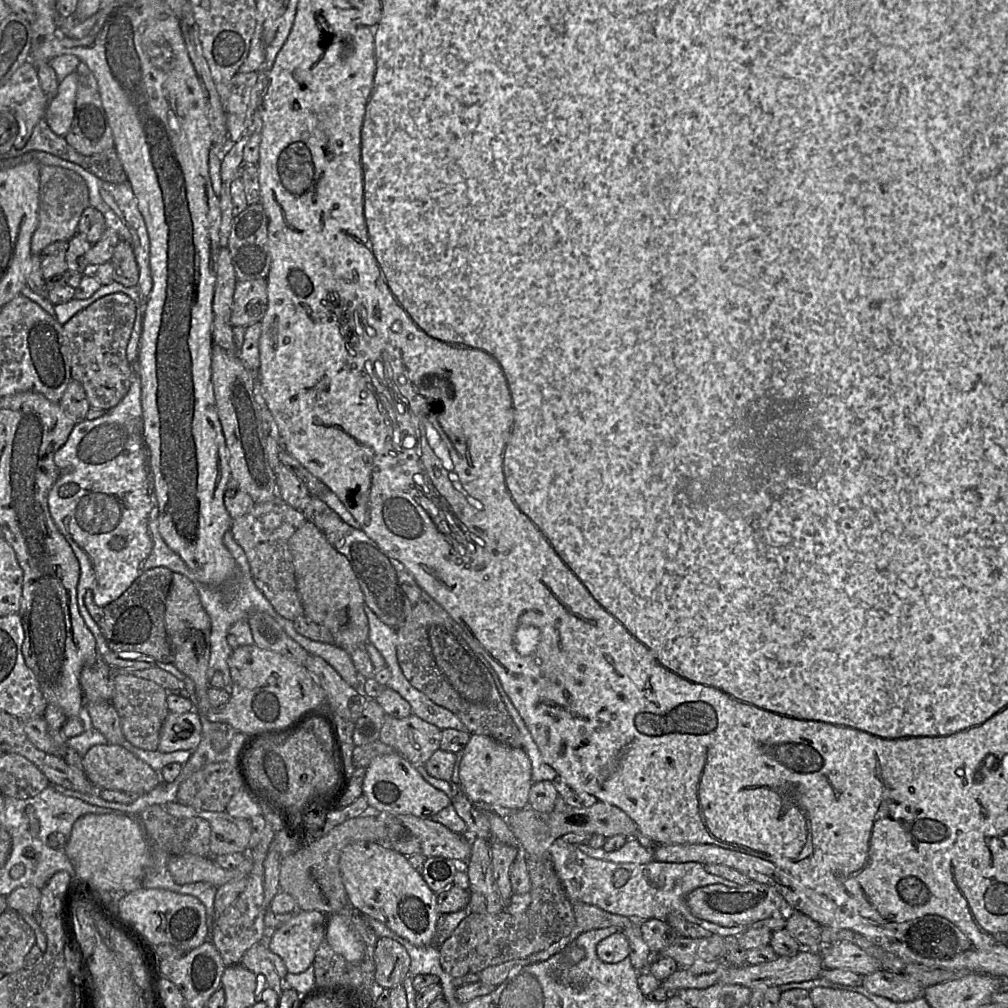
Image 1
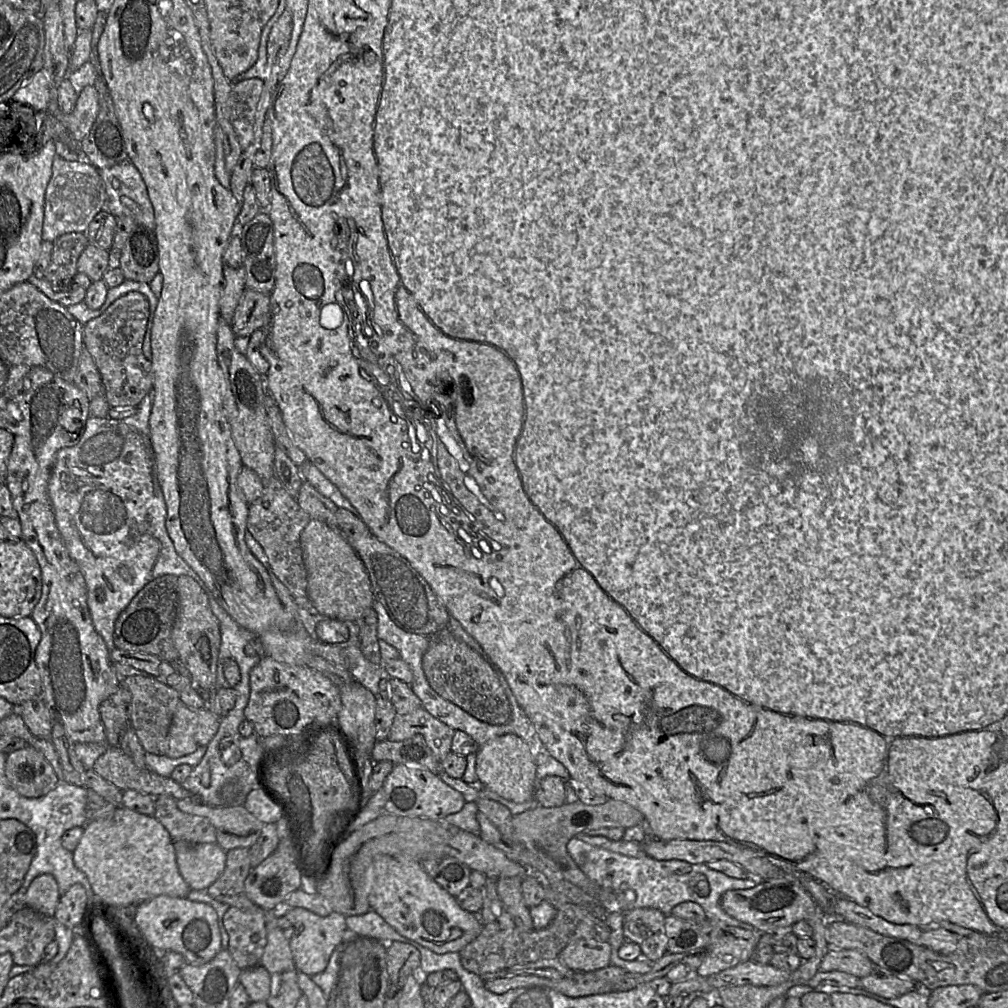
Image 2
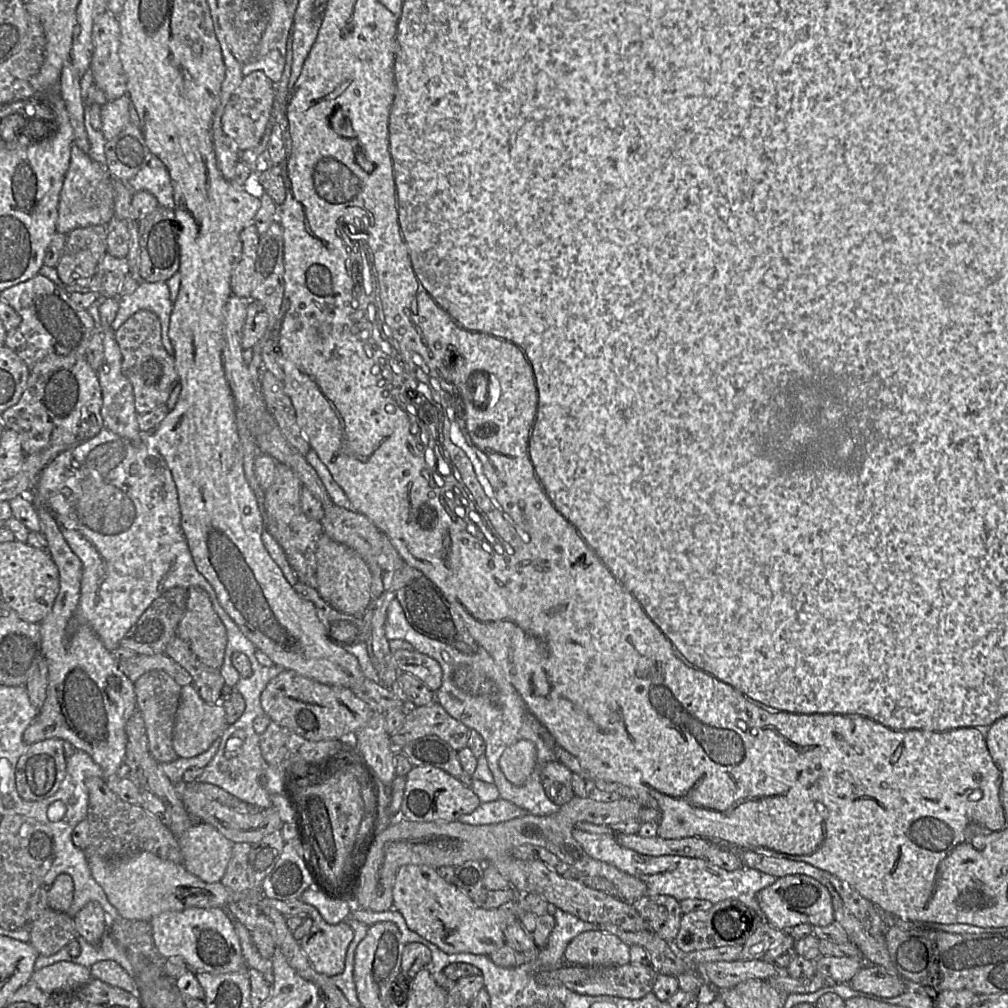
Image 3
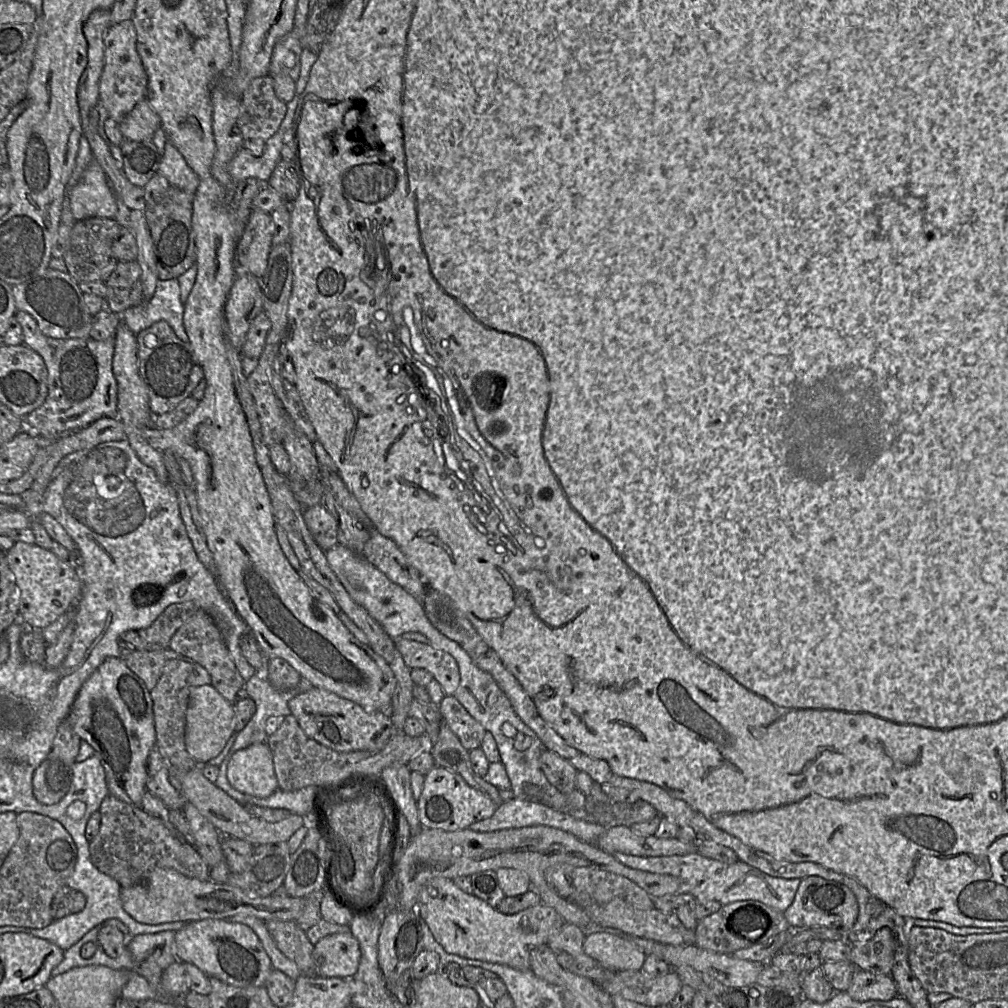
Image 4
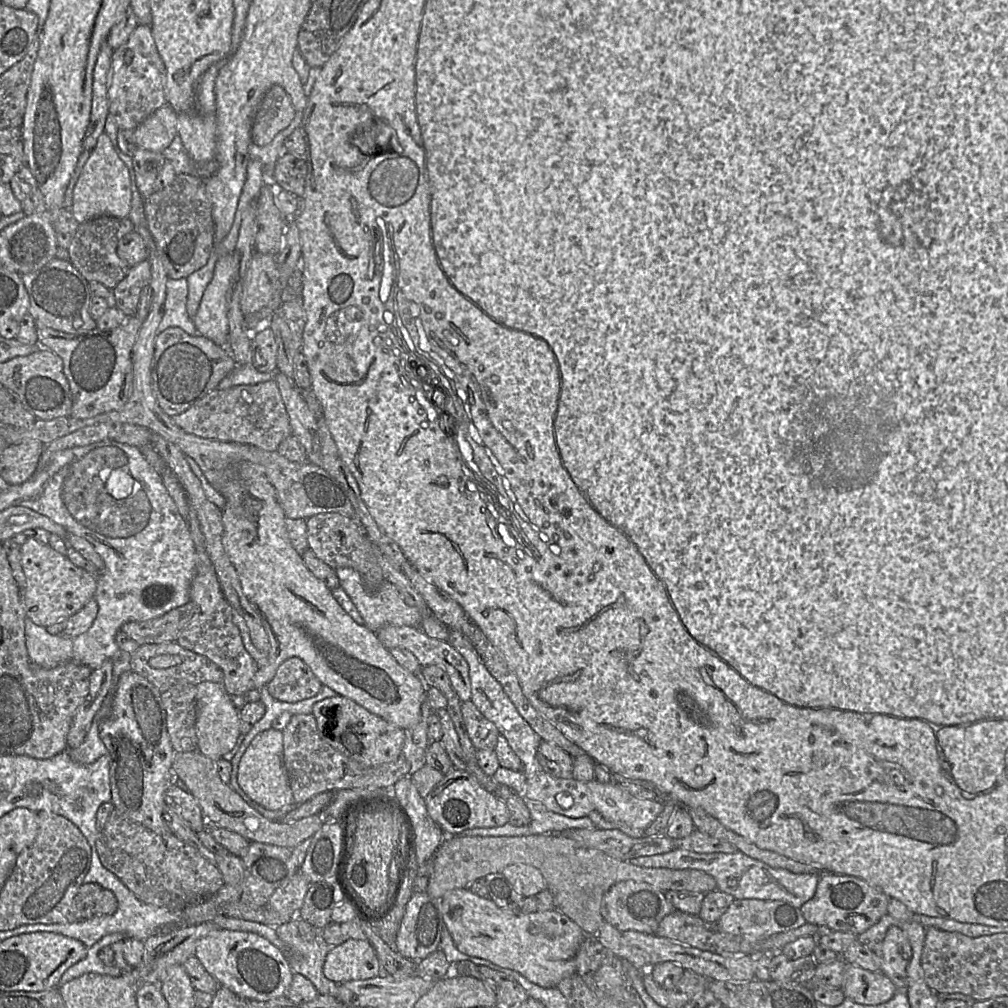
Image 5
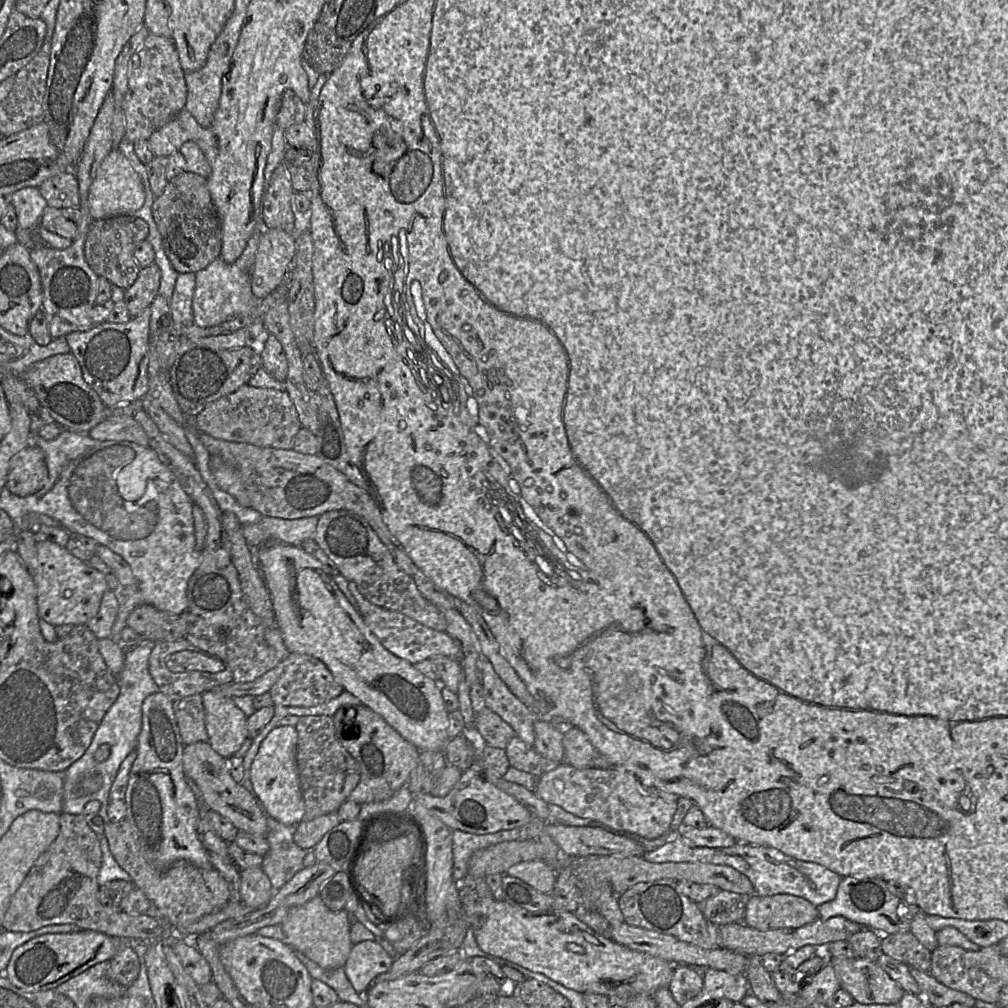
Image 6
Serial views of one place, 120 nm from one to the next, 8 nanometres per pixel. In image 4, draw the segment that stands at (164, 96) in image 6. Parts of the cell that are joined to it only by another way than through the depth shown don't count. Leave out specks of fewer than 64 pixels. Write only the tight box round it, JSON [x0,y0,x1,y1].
[99,20,148,123]

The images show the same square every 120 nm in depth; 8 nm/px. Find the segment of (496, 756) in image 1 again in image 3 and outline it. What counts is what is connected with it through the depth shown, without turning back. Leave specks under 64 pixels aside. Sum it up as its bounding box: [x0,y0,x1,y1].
[499,740,536,785]

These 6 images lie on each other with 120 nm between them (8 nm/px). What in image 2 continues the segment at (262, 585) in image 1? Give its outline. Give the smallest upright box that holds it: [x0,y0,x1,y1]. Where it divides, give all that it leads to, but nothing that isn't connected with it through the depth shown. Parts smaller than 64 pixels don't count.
[247,476,310,602]

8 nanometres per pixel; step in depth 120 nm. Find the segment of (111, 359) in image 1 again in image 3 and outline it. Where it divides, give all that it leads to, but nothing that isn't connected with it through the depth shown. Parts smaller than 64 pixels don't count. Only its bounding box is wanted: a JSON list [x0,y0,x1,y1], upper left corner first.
[114,310,179,414]

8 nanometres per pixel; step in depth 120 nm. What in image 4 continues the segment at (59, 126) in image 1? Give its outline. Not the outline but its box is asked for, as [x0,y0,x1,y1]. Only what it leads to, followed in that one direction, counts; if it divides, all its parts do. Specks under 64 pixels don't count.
[118,100,161,141]

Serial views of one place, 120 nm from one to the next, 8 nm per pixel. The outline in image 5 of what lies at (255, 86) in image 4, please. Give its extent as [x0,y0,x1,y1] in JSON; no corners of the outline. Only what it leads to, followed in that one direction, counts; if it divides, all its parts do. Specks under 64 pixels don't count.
[252,85,295,147]

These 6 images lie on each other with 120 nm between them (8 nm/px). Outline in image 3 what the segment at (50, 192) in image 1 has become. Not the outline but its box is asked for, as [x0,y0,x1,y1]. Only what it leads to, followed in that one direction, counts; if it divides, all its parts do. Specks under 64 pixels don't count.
[56,145,114,234]

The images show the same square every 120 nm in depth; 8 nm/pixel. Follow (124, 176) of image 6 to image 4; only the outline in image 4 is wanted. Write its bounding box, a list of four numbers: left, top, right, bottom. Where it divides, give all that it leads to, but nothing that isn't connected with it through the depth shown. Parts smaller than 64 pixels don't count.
[70,159,117,222]

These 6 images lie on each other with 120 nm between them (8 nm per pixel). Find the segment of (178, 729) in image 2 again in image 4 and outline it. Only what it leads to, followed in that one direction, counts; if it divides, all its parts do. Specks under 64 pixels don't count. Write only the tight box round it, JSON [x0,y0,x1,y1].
[185,685,234,764]

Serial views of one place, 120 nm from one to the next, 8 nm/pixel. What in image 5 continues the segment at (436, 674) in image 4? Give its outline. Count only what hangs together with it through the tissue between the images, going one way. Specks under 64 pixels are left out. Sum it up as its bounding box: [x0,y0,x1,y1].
[375,625,471,701]

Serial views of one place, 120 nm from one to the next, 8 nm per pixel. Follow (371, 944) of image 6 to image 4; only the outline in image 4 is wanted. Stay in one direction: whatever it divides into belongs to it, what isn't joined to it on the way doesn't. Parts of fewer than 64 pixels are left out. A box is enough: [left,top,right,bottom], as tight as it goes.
[312,933,361,978]

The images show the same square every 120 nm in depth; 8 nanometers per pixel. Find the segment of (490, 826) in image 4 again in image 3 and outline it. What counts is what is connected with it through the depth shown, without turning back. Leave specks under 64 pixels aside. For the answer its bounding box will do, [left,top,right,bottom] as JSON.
[457,799,530,825]

